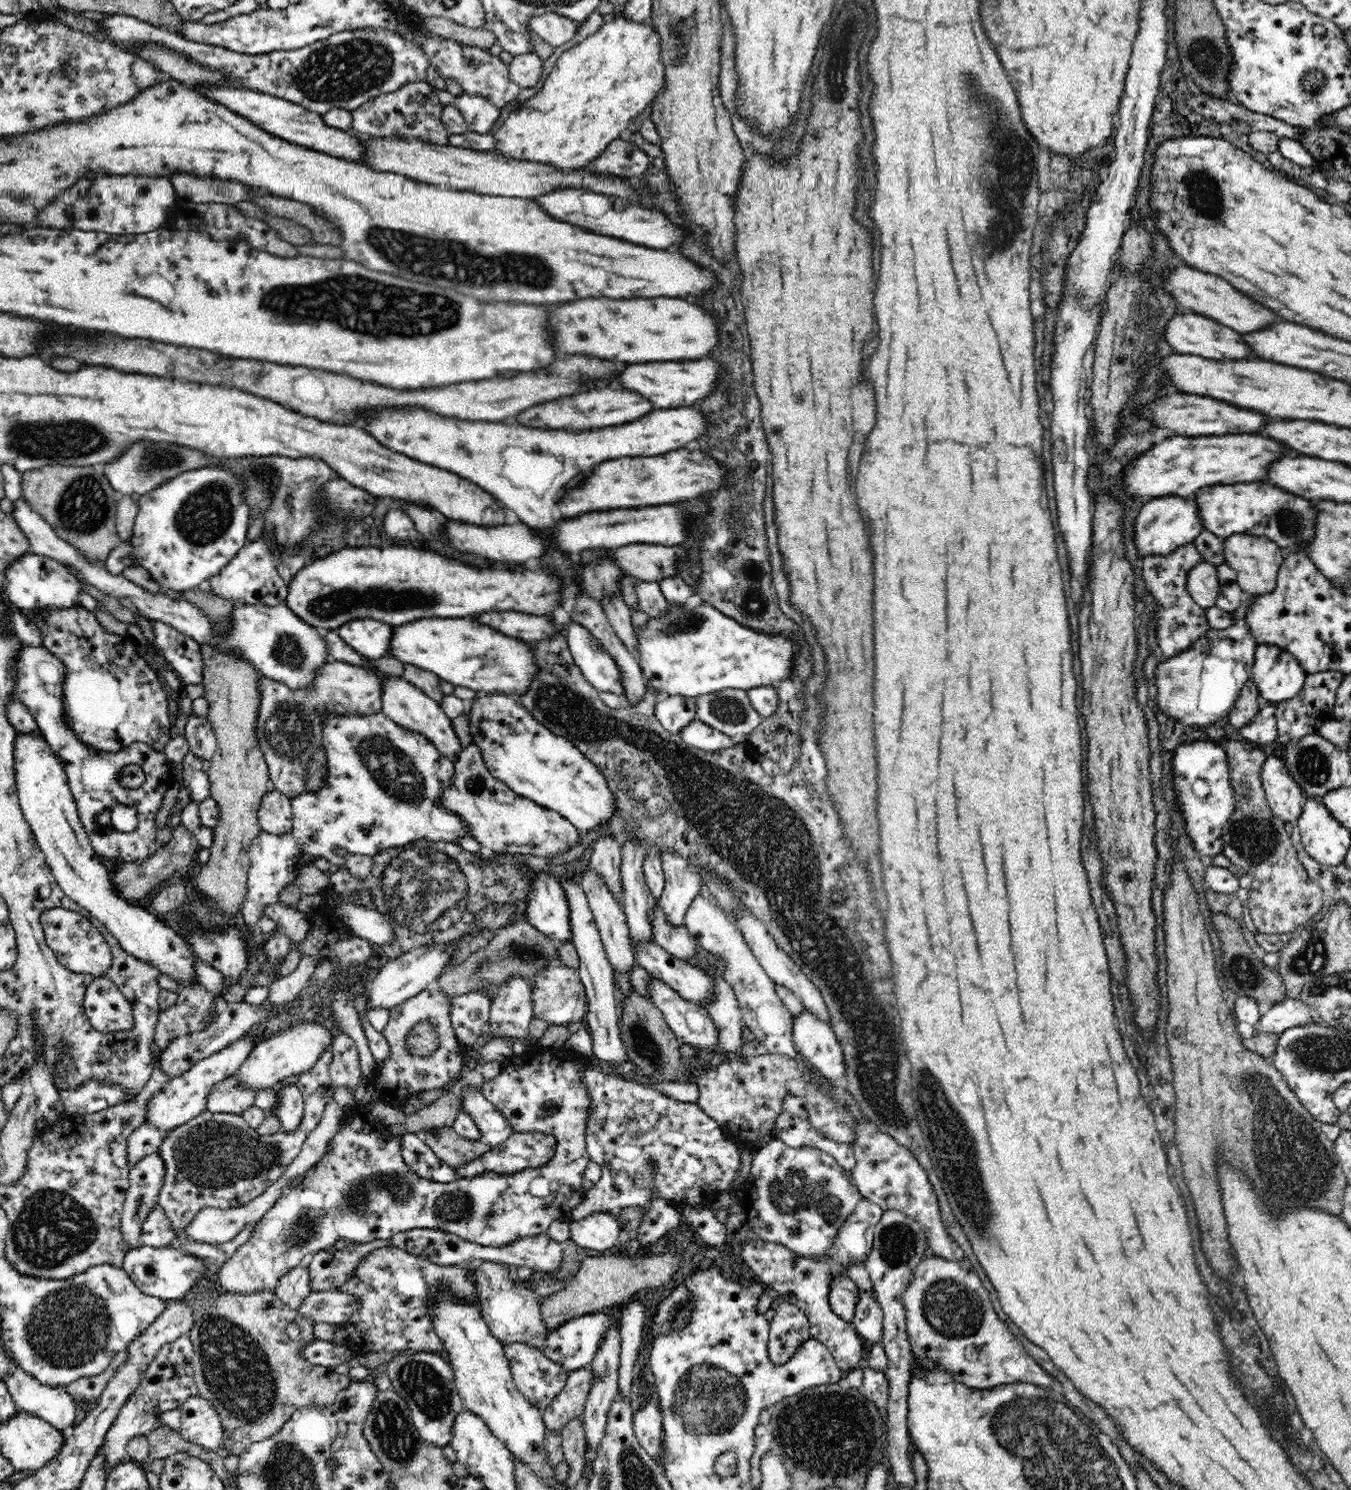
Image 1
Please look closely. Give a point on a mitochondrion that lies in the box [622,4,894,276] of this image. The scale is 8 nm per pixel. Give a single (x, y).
(840, 52)

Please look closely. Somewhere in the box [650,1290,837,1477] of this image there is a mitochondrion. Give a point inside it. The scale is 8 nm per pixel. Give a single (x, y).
(708, 1401)

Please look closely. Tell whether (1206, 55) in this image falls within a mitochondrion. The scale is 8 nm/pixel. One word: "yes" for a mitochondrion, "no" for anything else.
yes

